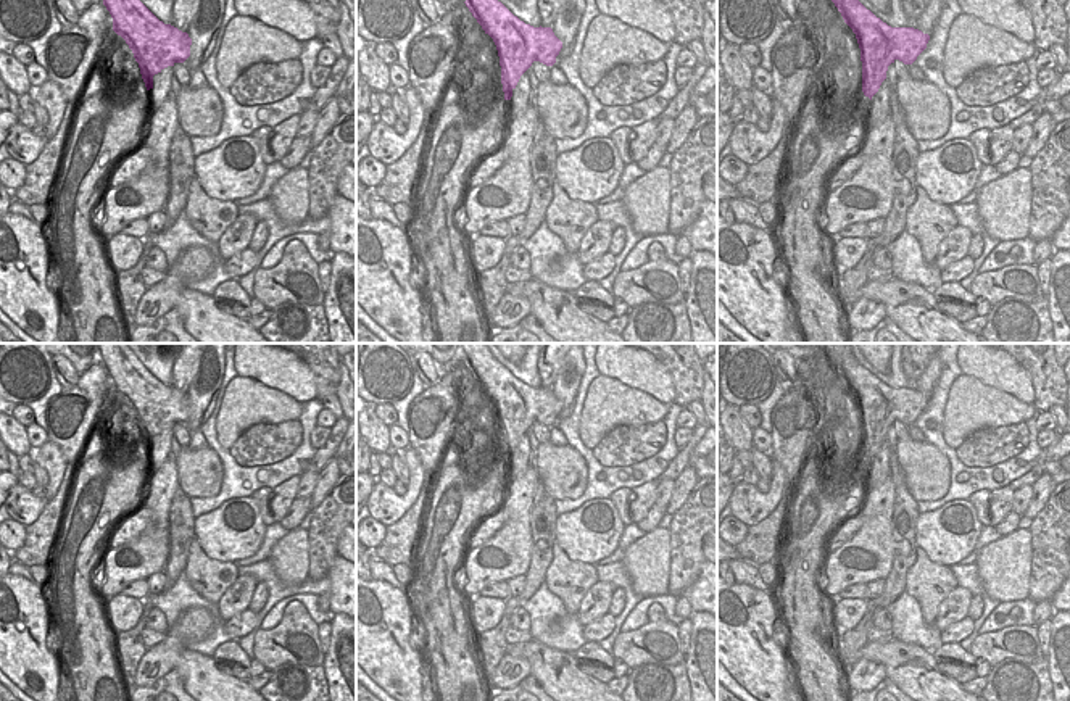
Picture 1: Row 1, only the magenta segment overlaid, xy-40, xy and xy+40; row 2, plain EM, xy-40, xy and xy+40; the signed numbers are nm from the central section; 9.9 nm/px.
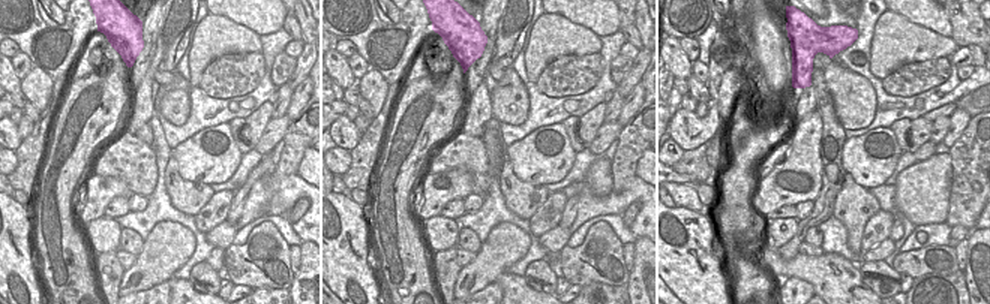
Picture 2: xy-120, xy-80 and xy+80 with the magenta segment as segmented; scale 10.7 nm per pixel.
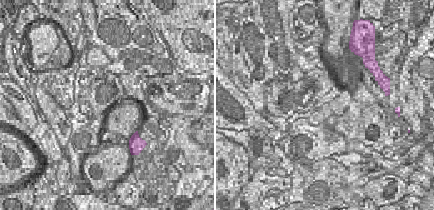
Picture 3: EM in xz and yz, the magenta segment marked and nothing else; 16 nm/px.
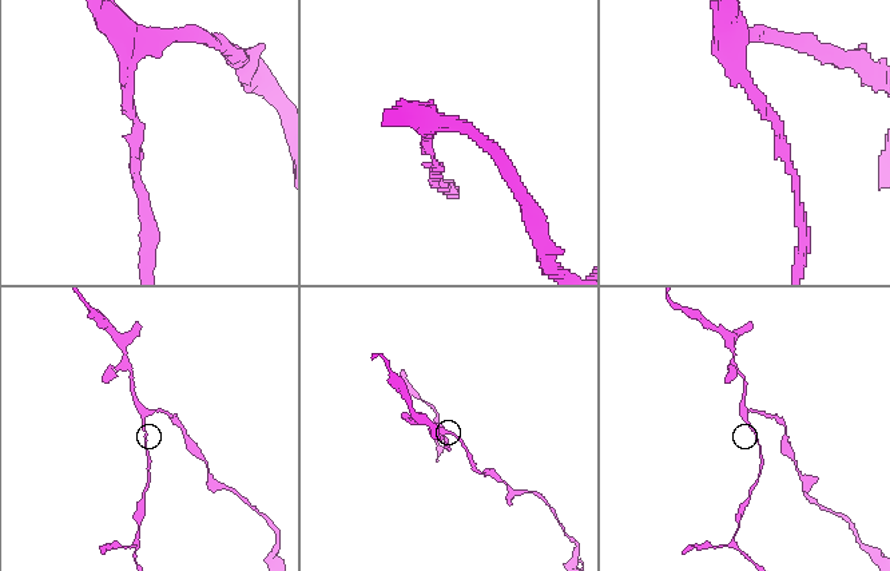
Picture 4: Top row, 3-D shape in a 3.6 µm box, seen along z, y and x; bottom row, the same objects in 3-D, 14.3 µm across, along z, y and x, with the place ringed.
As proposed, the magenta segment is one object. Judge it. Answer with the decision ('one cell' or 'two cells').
two cells

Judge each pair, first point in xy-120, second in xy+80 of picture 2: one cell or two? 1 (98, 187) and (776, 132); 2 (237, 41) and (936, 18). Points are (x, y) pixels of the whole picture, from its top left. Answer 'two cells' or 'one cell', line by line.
1: two cells
2: two cells

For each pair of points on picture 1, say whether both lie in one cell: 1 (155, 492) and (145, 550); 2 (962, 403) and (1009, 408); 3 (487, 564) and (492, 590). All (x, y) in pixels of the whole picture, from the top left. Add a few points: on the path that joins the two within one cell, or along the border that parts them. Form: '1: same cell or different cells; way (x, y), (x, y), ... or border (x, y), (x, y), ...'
1: same cell; way (158, 506), (157, 535)
2: same cell; way (974, 405), (998, 408)
3: different cells; border (506, 580), (492, 580), (477, 593)

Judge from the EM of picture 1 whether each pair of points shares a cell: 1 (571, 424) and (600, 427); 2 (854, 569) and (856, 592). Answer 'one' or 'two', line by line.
1: two
2: two

